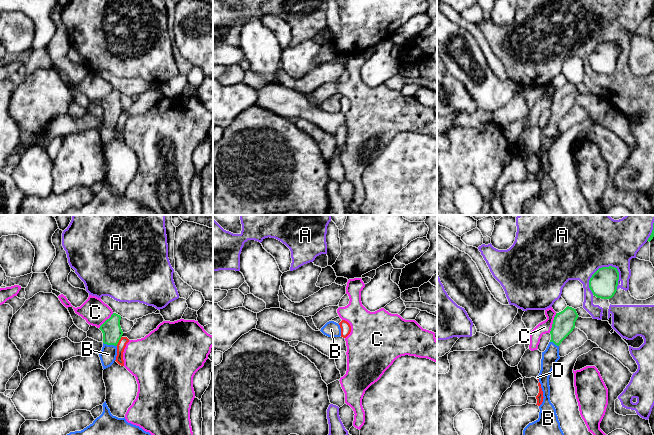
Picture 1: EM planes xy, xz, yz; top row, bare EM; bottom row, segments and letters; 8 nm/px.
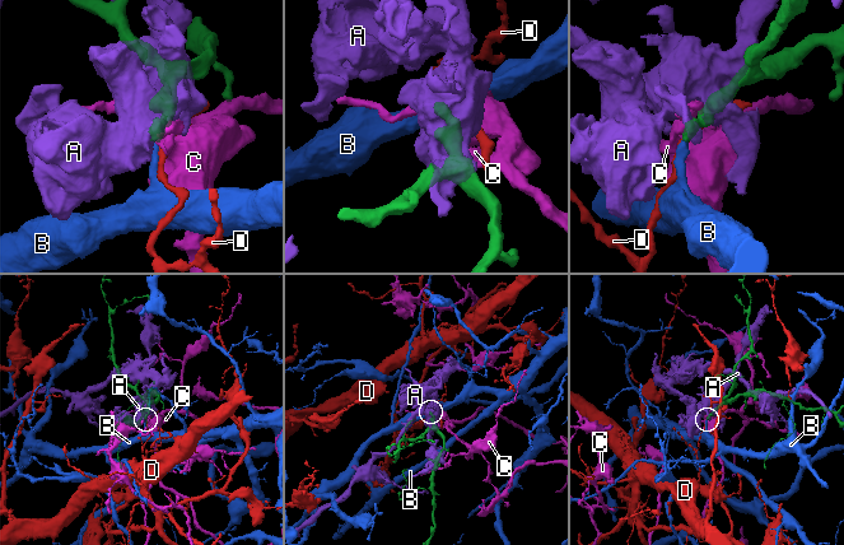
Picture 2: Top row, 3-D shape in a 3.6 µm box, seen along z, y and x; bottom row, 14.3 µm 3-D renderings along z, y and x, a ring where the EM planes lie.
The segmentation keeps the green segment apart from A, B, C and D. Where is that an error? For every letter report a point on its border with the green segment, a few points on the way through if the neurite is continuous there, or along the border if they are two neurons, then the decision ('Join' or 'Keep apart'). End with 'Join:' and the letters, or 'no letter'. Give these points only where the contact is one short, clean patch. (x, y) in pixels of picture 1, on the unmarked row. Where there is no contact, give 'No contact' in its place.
A: Touches green at yz (594, 49). Keep apart
B: Touches green at xy (110, 120). Path across: xy (111, 105), (110, 120), (108, 130). Join
C: Touches green at yz (553, 99). Boundary: yz (556, 89), (549, 108). Keep apart
D: Touches green at xy (118, 117). Boundary: xy (121, 112), (116, 121). Keep apart
Join: B

